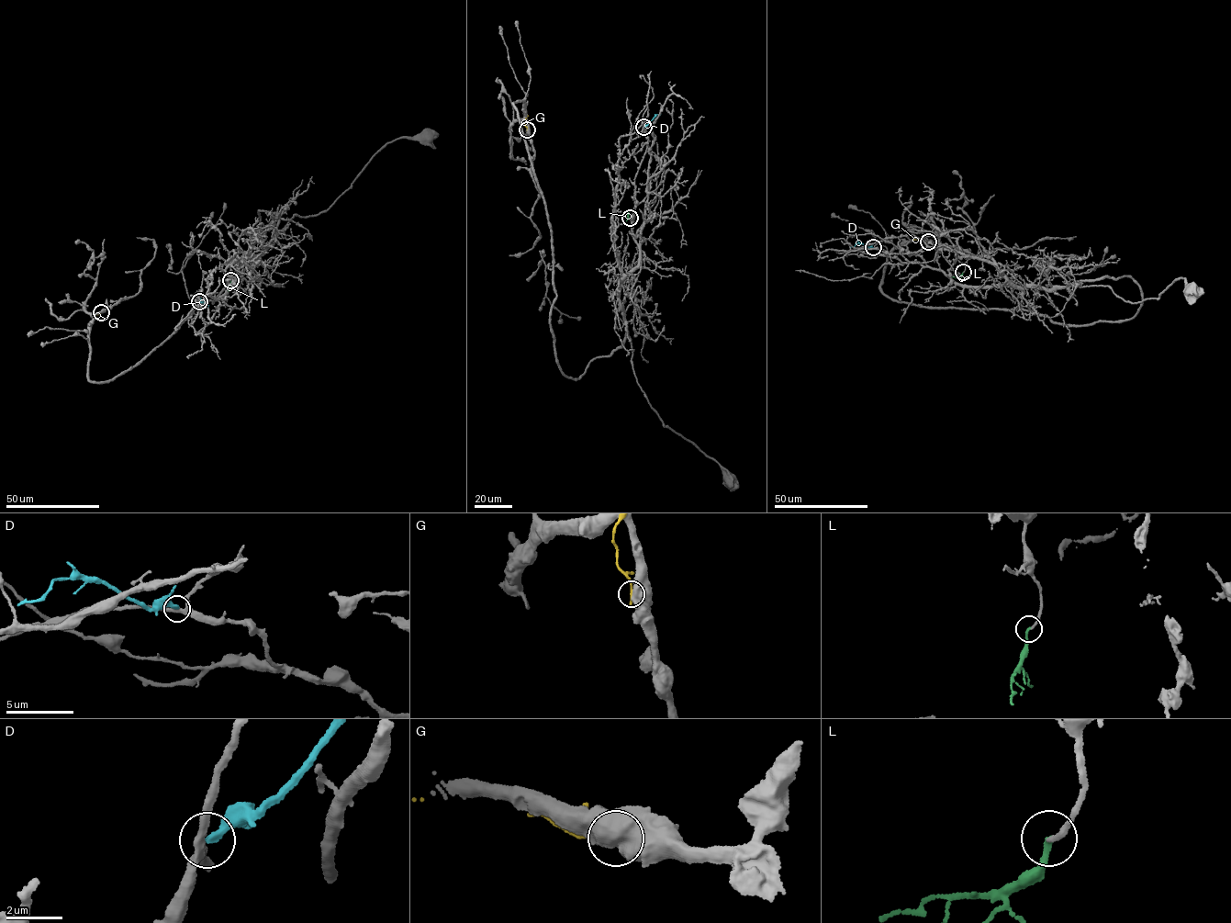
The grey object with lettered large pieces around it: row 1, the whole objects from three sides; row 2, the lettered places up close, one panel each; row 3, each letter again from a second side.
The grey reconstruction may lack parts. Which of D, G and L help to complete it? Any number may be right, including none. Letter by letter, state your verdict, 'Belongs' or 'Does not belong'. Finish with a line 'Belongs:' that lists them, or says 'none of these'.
D: Does not belong
G: Does not belong
L: Belongs
Belongs: L

